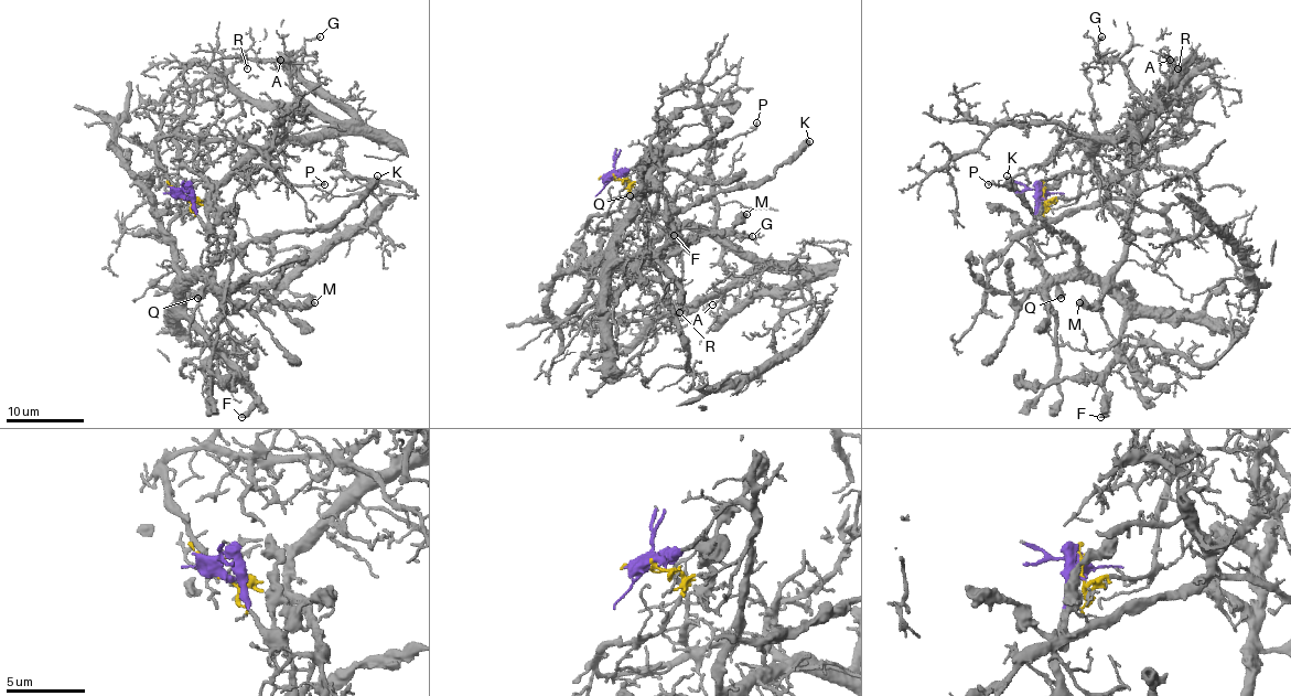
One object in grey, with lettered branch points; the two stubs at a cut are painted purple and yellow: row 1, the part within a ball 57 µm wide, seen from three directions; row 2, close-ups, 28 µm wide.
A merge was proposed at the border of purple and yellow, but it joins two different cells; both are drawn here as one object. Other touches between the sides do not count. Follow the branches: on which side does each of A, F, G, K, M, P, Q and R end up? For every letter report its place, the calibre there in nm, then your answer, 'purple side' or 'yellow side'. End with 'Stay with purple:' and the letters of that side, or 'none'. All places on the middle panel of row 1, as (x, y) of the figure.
A: at (712, 304); 130 nm thick; yellow side
F: at (674, 235); 500 nm thick; purple side
G: at (752, 236); 200 nm thick; yellow side
K: at (809, 141); 550 nm thick; purple side
M: at (746, 214); 650 nm thick; purple side
P: at (756, 122); 240 nm thick; yellow side
Q: at (630, 195); 750 nm thick; purple side
R: at (679, 312); 140 nm thick; yellow side
Stay with purple: F, K, M, Q

